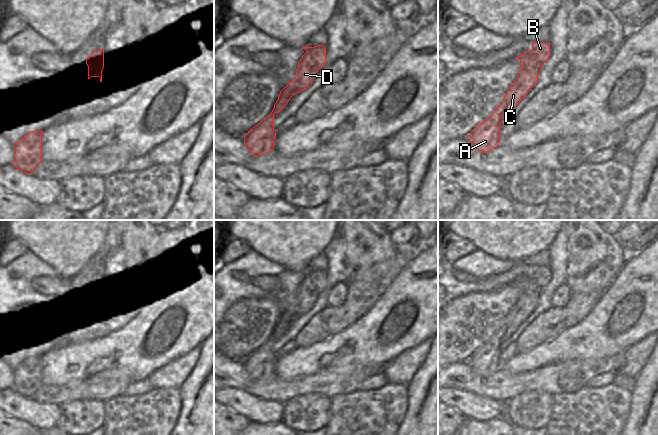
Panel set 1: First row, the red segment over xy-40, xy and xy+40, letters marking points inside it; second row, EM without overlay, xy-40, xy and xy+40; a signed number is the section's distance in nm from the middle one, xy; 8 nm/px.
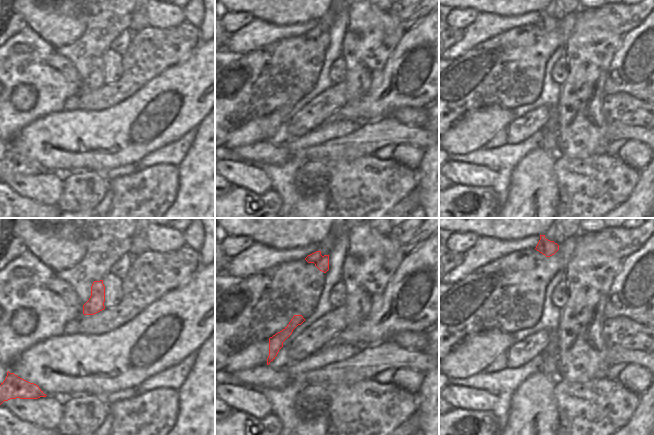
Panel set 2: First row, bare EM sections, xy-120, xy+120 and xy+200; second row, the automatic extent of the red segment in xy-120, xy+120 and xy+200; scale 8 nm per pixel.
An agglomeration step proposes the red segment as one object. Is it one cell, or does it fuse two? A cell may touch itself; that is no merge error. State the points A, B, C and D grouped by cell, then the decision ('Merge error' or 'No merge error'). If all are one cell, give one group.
Groups: A C D / B. Merge error.

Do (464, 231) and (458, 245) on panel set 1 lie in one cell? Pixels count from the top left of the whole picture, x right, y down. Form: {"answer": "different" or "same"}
{"answer": "different"}

